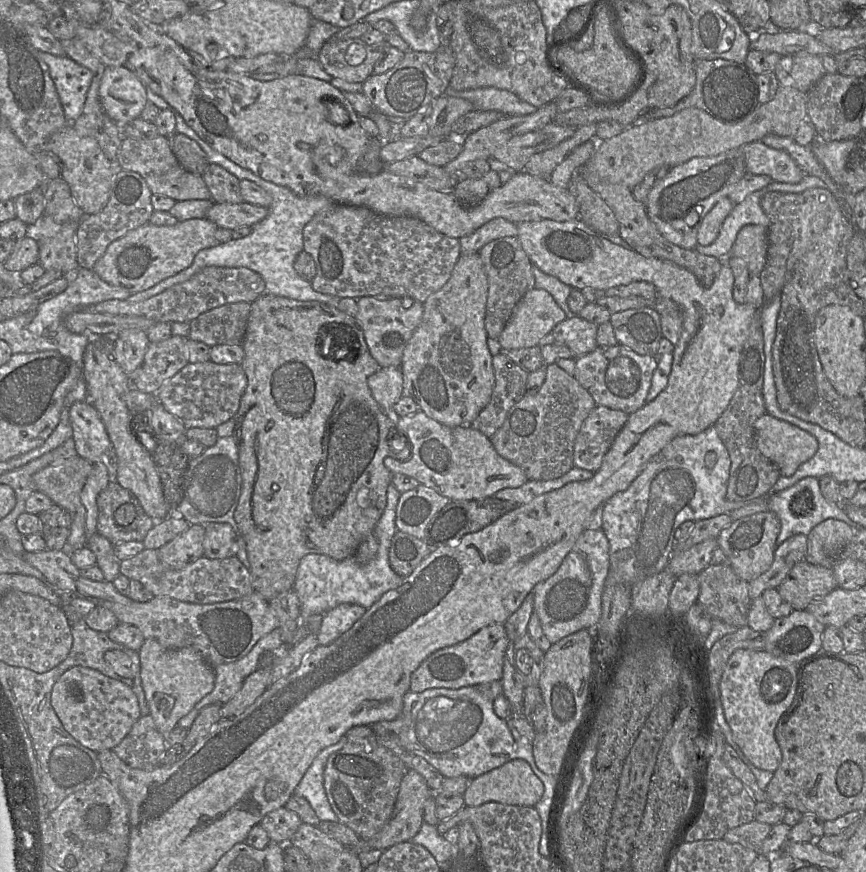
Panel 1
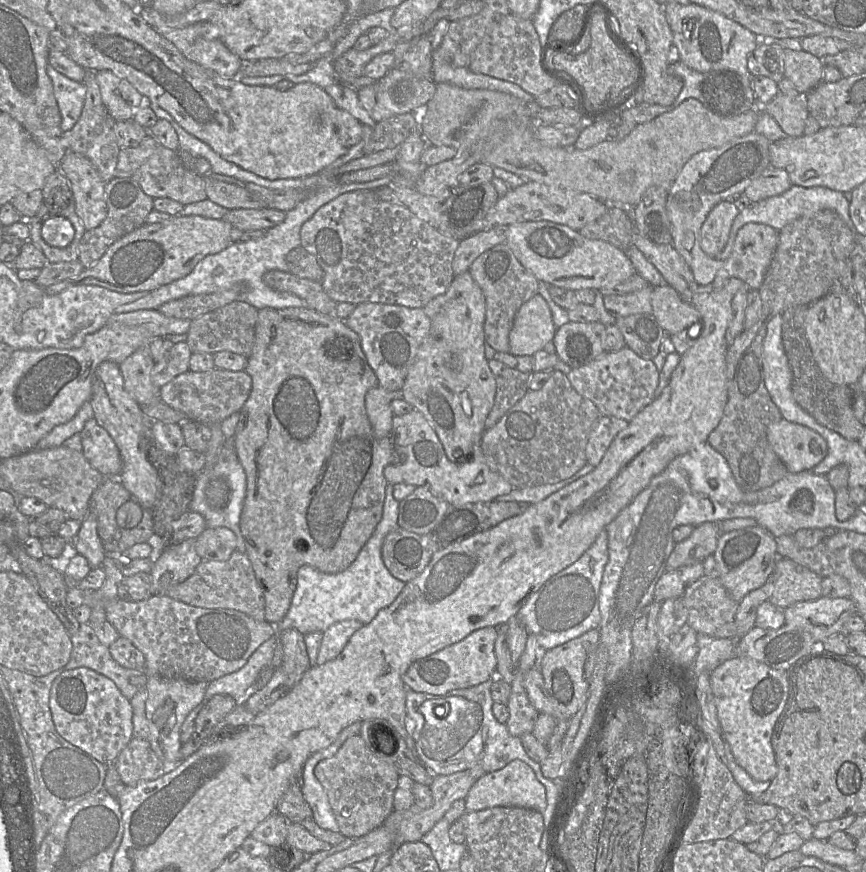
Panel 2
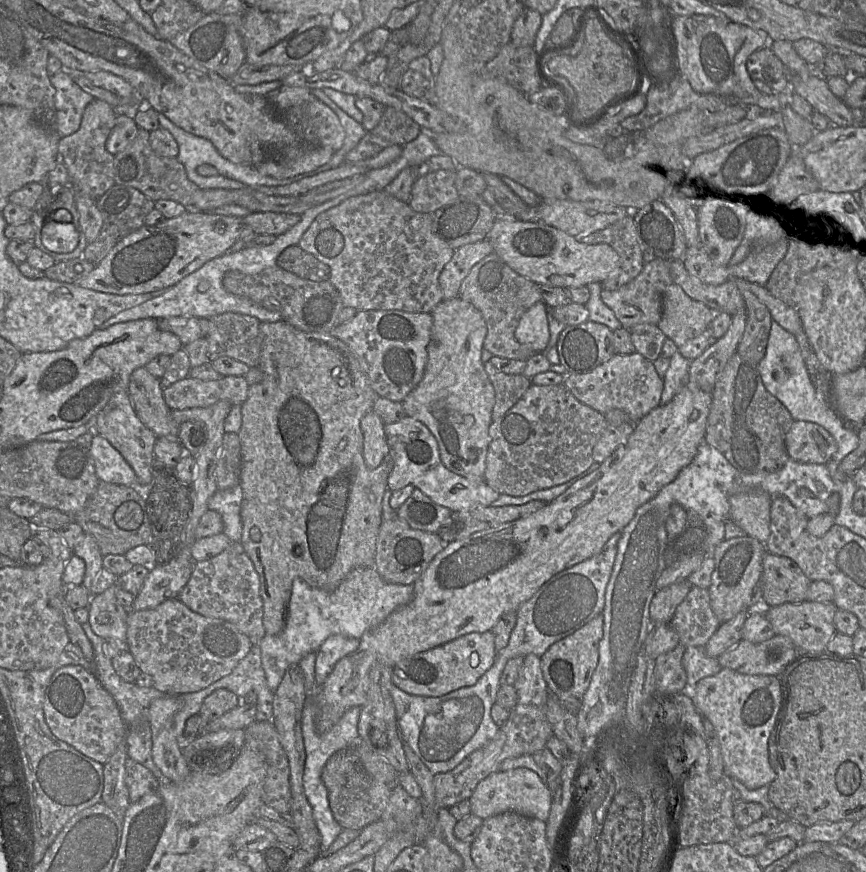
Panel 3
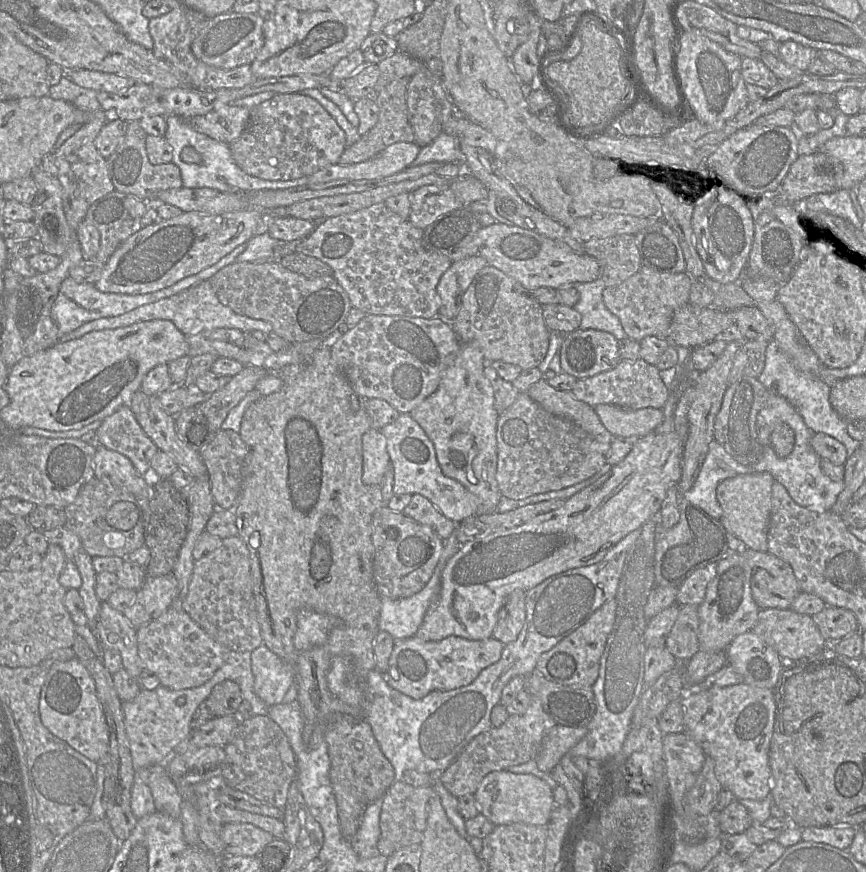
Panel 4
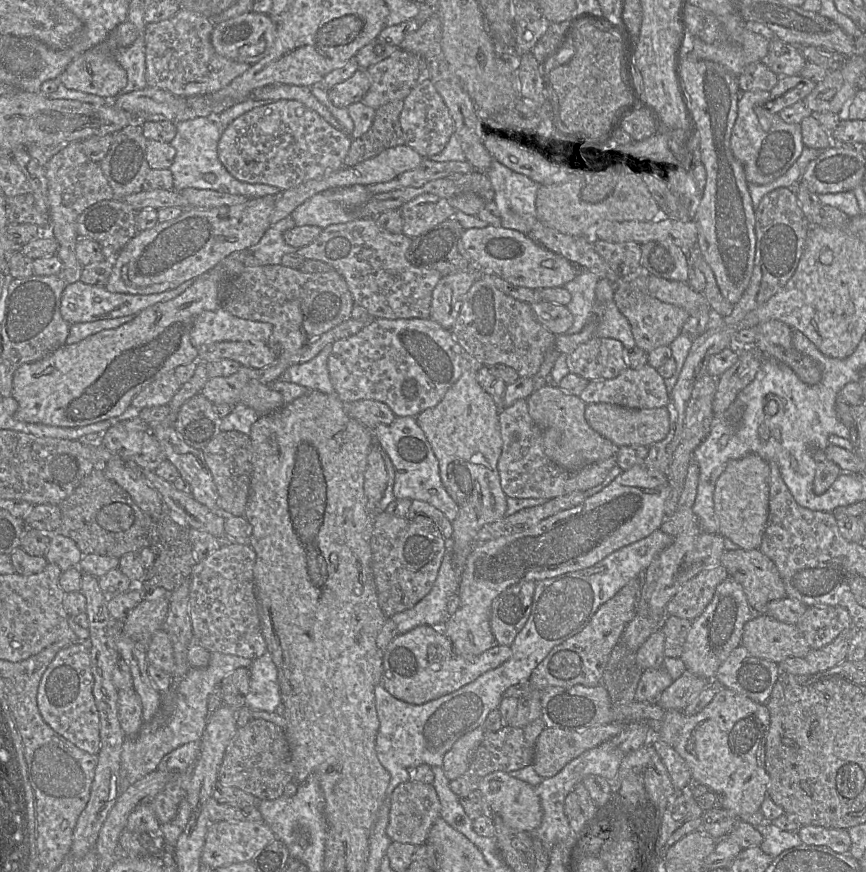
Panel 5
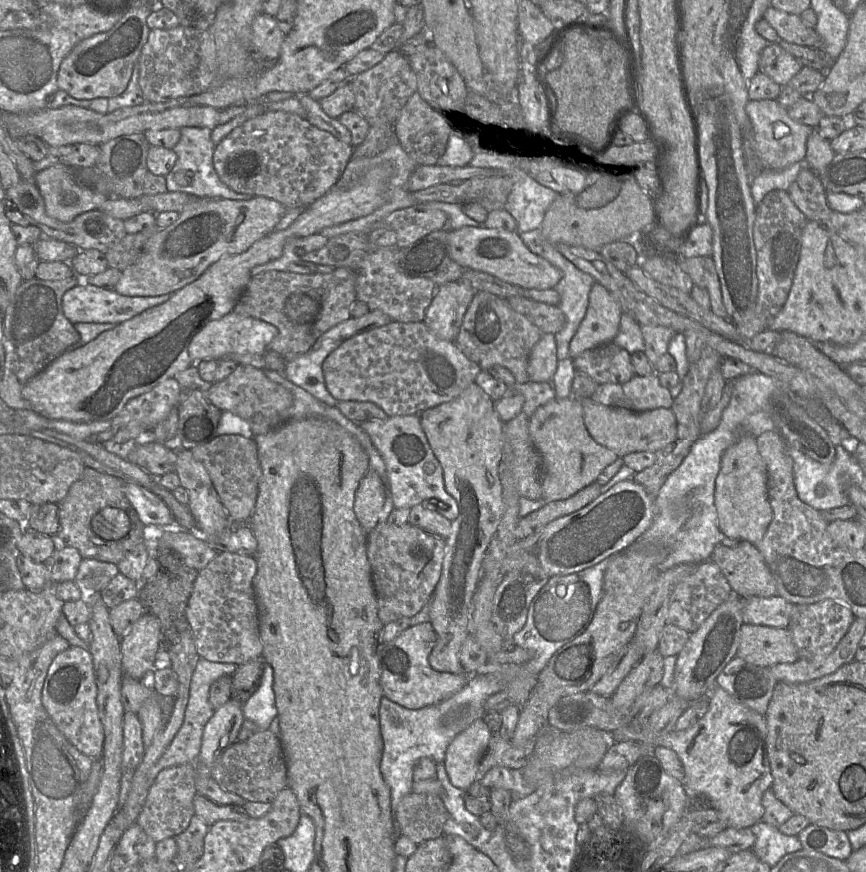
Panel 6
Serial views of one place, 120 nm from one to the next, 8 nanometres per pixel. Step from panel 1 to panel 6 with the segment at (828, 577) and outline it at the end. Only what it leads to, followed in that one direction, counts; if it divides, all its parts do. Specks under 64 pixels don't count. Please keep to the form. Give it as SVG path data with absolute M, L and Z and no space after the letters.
M747 541L736 547L719 544L710 560L720 568L737 597L778 596L775 580L755 545Z

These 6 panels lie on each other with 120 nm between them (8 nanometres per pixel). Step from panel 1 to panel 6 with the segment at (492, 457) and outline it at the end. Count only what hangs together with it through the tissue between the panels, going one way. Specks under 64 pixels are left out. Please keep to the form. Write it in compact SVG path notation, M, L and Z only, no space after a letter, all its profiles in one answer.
M419 415L393 416L357 424L368 434L384 460L394 508L410 509L421 504L450 521L457 518L457 503L445 489L442 466L428 442Z

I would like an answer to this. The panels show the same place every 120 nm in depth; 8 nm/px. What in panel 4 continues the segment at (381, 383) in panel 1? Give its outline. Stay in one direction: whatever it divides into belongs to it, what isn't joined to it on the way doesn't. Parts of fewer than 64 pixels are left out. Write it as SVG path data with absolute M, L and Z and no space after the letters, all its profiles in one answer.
M370 428L362 436L363 473L366 485L382 485L385 473L390 467L386 440L380 430Z

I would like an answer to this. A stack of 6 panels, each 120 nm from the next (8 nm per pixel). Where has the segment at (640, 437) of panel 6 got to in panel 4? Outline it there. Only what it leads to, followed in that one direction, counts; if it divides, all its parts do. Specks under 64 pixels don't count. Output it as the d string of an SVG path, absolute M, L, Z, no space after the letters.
M599 404L594 407L604 427L617 437L642 437L657 430L663 423L663 409L642 408L625 409L610 404Z

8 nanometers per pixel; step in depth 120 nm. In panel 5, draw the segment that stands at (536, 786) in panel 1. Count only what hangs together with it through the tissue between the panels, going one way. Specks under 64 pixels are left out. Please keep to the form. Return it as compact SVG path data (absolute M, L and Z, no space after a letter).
M503 771L488 774L478 786L490 815L498 815L507 826L527 833L540 826L543 816L540 799L535 788Z

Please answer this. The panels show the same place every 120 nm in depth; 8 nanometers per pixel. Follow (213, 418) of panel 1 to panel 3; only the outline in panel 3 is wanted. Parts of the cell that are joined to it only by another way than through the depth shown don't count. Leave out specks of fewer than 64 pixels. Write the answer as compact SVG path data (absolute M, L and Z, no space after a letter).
M188 376L163 388L163 397L172 411L205 408L222 400L232 406L242 405L249 387L244 376L221 376L210 381Z

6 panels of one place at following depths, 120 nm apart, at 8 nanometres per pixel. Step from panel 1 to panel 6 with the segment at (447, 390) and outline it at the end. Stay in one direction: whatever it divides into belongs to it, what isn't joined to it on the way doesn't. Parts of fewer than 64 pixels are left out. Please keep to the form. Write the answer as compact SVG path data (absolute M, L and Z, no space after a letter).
M475 382L470 384L457 398L433 408L429 408L418 415L433 453L442 466L445 489L447 493L449 493L455 499L458 506L458 516L451 521L451 531L449 536L445 539L445 556L443 560L441 576L430 602L430 620L428 622L432 624L437 634L437 642L429 655L429 664L438 672L461 674L464 673L464 669L460 663L459 655L463 642L470 635L470 621L473 614L473 598L483 576L483 561L485 559L488 547L497 532L498 526L504 514L503 487L499 477L499 464L502 458L503 449L503 422L500 420L494 409L494 401Z

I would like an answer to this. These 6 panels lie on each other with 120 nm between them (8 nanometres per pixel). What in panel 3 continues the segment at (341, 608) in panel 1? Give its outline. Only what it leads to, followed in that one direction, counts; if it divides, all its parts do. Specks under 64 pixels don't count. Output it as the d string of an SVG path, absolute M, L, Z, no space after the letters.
M341 634L331 635L323 642L316 653L315 660L315 683L317 687L323 685L336 663L354 652L359 643L360 639Z

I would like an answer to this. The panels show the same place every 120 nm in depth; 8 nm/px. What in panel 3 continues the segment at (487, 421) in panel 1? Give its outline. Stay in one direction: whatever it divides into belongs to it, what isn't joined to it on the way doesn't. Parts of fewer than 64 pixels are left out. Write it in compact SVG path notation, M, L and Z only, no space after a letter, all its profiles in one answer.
M491 362L484 363L485 370L495 390L492 420L504 415L523 396L532 381L523 374L506 374Z

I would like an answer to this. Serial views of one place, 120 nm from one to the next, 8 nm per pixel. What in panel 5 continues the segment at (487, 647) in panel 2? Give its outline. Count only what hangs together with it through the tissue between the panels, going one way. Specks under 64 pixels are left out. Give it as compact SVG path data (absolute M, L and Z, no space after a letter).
M421 625L398 634L383 651L382 684L395 698L422 705L459 690L485 672L499 667L511 655L510 646L495 644L475 658L466 659L455 652L452 641L440 627Z

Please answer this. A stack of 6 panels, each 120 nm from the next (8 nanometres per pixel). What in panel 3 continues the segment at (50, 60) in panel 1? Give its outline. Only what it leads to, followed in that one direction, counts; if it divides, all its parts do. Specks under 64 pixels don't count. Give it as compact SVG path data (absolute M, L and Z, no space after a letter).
M63 66L50 76L50 81L56 90L54 128L62 138L79 129L84 110L94 98L75 83L70 72Z

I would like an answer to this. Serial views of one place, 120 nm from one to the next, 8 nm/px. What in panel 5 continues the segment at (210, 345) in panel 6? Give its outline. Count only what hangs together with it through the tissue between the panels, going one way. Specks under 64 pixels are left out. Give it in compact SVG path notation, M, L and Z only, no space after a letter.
M221 306L213 311L205 311L196 318L190 340L196 348L222 341L267 343L272 331L270 323L236 317Z

